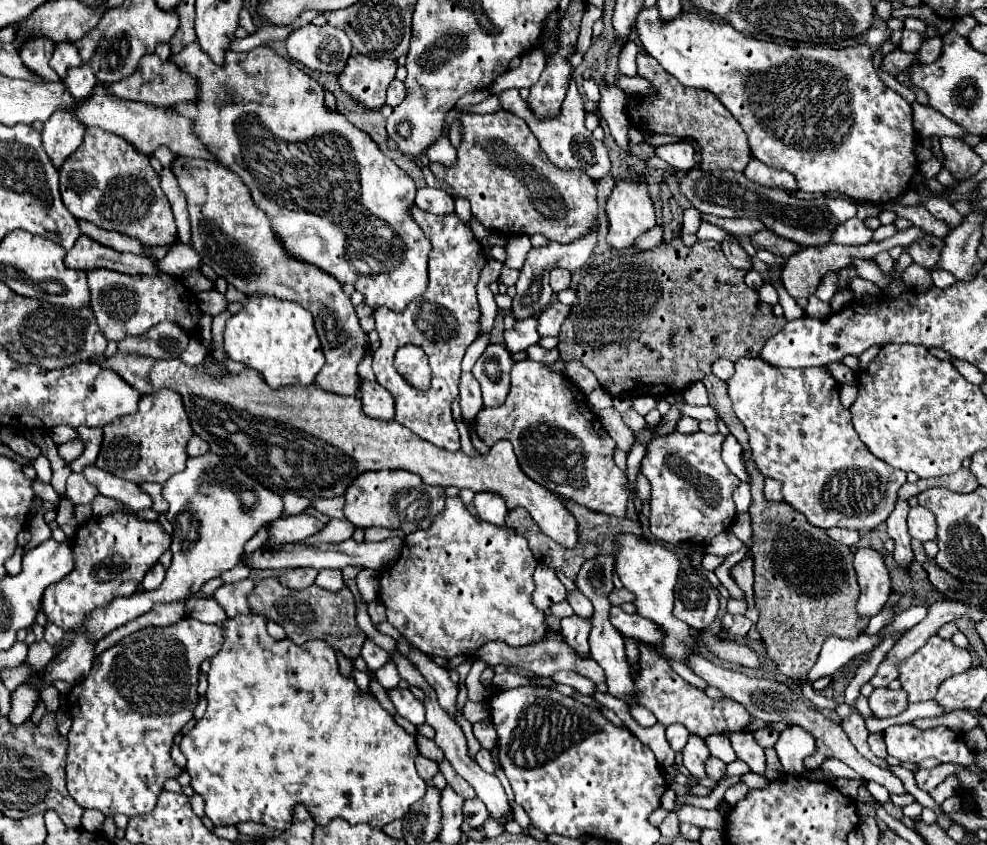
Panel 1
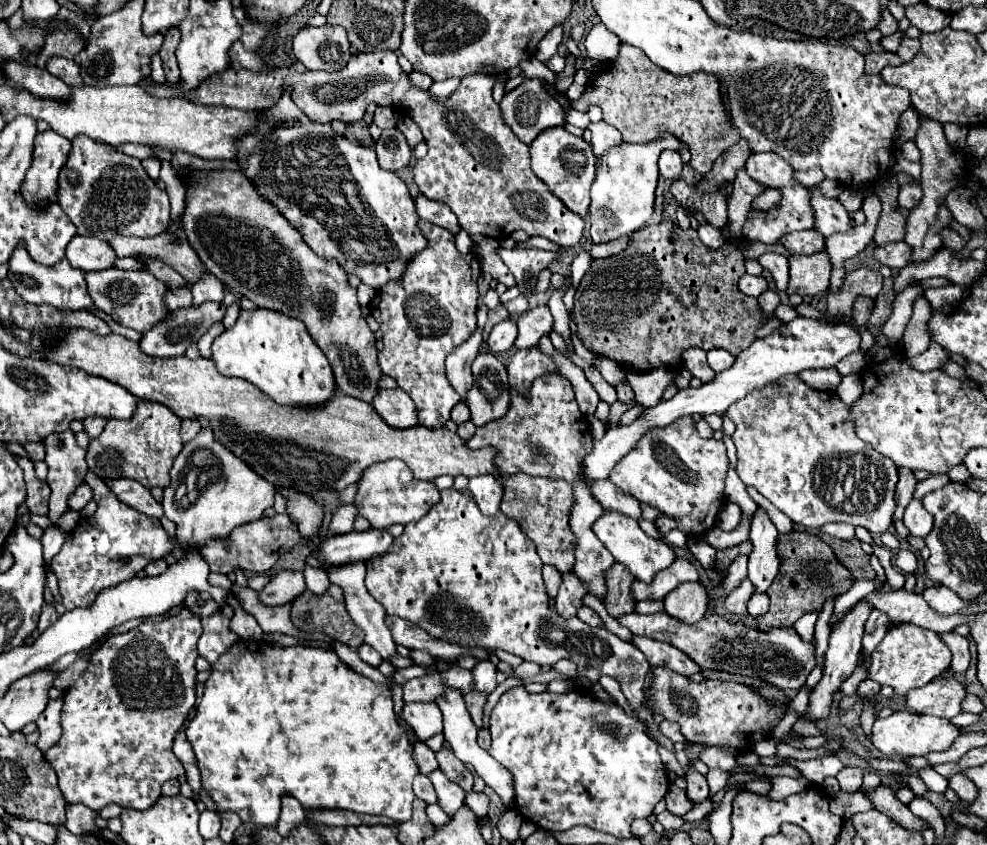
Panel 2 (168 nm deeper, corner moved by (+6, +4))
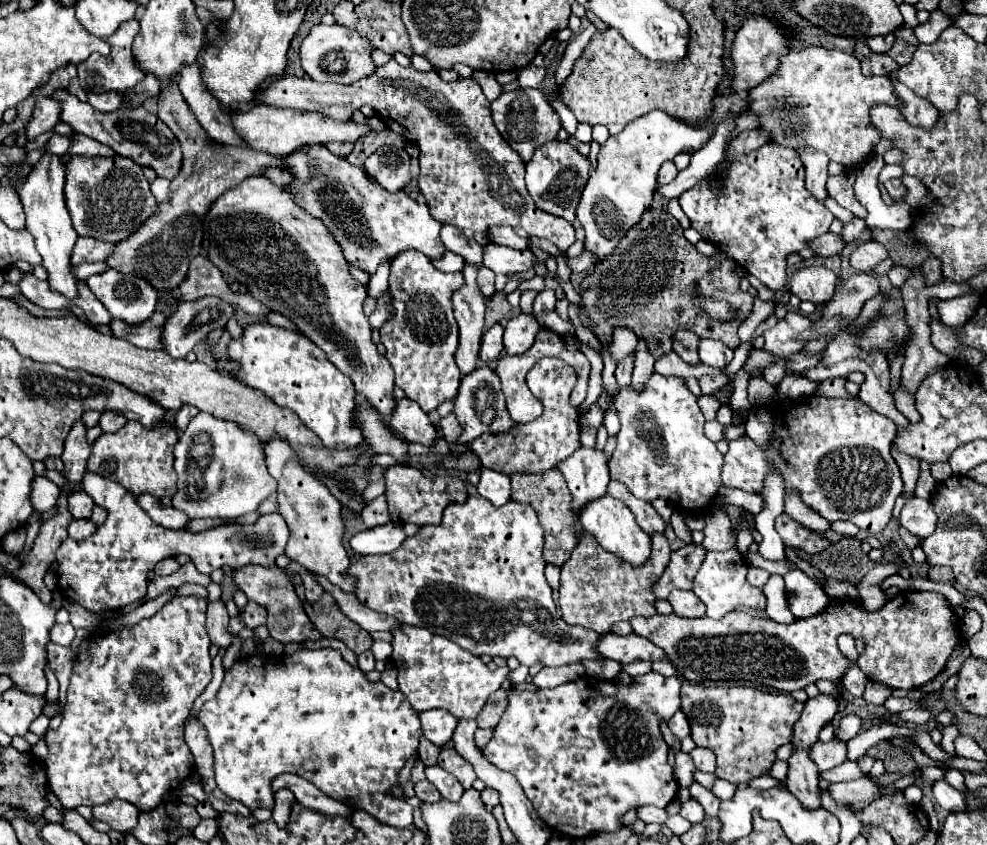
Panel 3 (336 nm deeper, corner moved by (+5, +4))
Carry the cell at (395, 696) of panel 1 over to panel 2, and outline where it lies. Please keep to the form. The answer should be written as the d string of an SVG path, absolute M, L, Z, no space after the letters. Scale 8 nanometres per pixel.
M404 703L402 719L414 729L420 741L426 741L428 737L442 731L442 713L436 703L430 703L430 705L422 705L422 703L406 705Z

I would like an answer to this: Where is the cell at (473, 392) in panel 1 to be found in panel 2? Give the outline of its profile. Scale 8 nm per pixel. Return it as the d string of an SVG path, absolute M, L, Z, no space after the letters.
M476 329L474 335L466 343L462 343L460 347L456 347L446 357L446 375L448 375L448 381L456 389L456 393L460 393L462 399L466 399L466 393L470 391L470 385L474 385L470 365L472 365L474 357L478 355L480 345L482 345L482 329Z

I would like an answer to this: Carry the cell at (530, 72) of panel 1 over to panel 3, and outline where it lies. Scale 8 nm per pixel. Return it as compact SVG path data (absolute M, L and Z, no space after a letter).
M389 61L371 77L353 85L317 83L309 77L283 75L257 95L259 101L277 107L317 111L337 121L347 121L361 105L371 105L387 129L401 133L419 147L421 173L419 189L427 199L431 215L439 223L455 225L461 231L485 233L493 225L523 227L529 237L541 237L567 251L575 241L575 229L561 217L539 211L525 189L525 163L505 143L491 119L489 101L473 77L461 81L443 81L439 73L417 71Z

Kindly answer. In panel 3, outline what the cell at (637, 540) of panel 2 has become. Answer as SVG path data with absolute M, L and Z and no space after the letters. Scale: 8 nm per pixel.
M603 495L595 501L589 501L579 511L579 521L581 521L583 529L587 533L591 533L603 549L615 553L617 557L621 557L621 559L625 559L633 565L643 565L649 559L651 537L647 533L643 533L643 529L639 529L631 509L627 509L627 505L623 501L619 501L615 497L609 497L609 495Z

